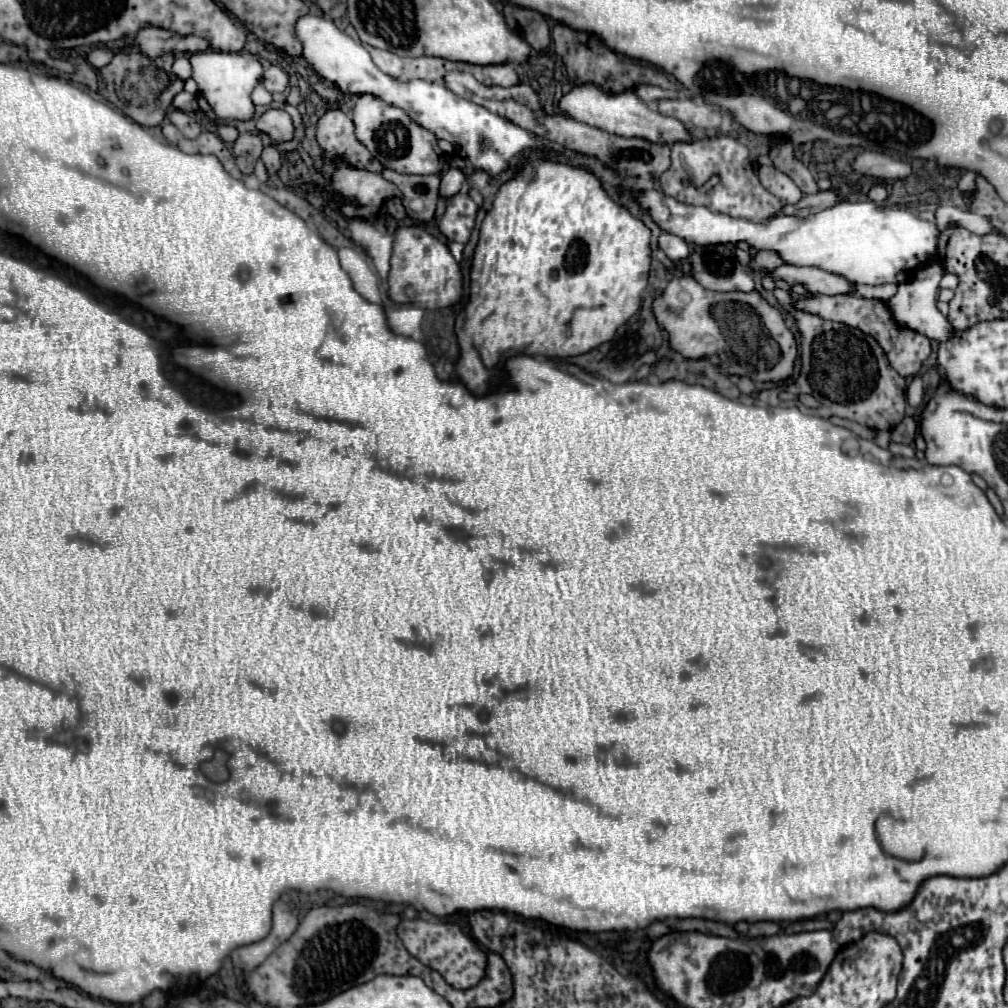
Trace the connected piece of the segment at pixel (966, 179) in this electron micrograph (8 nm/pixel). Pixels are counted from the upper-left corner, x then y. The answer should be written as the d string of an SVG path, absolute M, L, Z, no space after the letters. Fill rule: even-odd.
M964 172L960 182L958 182L958 190L966 196L974 194L974 172Z

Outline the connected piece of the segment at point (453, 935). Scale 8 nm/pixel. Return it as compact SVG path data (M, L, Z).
M422 916L422 918L404 918L398 926L398 936L404 942L406 950L418 958L422 964L438 970L444 980L454 988L472 988L484 976L486 954L468 938L460 924L444 924L436 916Z

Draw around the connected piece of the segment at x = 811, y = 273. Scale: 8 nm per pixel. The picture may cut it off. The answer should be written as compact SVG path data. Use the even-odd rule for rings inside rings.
M782 264L768 274L772 280L786 280L788 284L802 284L812 294L848 294L852 286L846 278L830 274L820 268L802 268Z

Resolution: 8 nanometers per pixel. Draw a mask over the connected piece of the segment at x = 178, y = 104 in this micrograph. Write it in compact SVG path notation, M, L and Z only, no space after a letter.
M180 92L172 100L172 108L182 110L182 112L198 112L198 102L196 96L190 92Z

